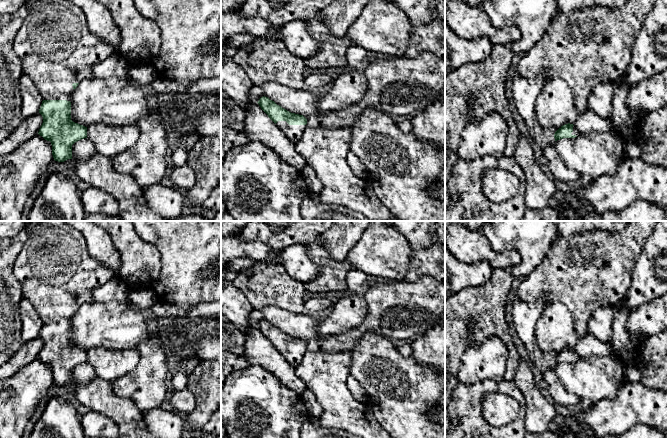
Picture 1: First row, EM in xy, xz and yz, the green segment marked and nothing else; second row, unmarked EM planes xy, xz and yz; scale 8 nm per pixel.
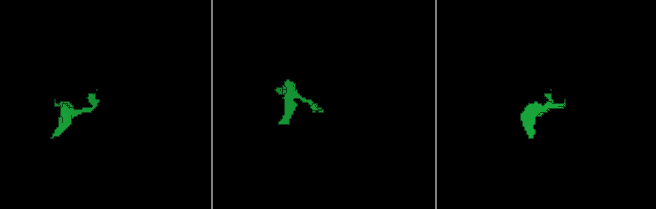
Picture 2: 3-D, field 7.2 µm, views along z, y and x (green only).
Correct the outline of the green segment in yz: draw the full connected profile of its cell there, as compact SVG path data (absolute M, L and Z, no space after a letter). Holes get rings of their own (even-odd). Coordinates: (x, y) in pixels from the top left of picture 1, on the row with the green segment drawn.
M565 124L561 126L554 134L555 141L563 138L575 138L580 136L582 133L579 132L574 124Z

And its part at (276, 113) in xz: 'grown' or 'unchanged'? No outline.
grown

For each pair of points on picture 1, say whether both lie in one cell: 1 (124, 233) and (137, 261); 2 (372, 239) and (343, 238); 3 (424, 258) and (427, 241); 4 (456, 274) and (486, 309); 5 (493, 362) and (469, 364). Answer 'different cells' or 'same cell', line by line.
1: same cell
2: different cells
3: different cells
4: different cells
5: same cell

